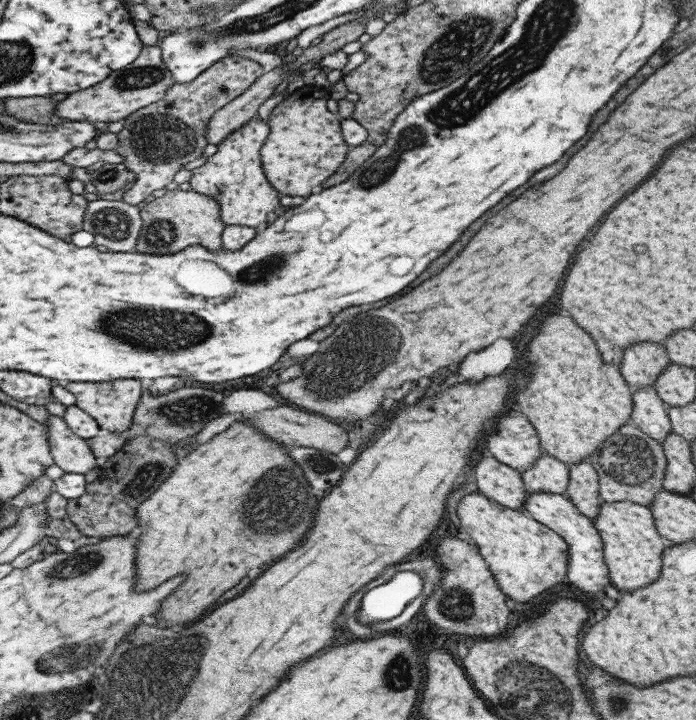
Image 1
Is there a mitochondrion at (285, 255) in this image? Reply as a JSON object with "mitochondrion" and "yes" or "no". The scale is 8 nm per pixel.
{"mitochondrion":"yes"}

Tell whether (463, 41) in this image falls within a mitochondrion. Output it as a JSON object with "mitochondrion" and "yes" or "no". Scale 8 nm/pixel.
{"mitochondrion":"yes"}

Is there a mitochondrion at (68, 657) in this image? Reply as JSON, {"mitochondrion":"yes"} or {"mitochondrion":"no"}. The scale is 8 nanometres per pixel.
{"mitochondrion":"yes"}

